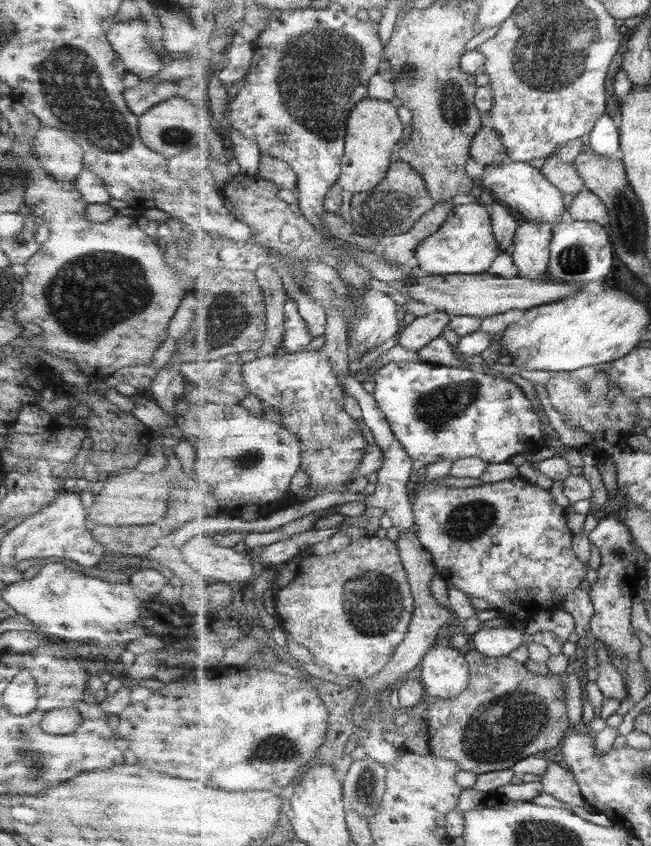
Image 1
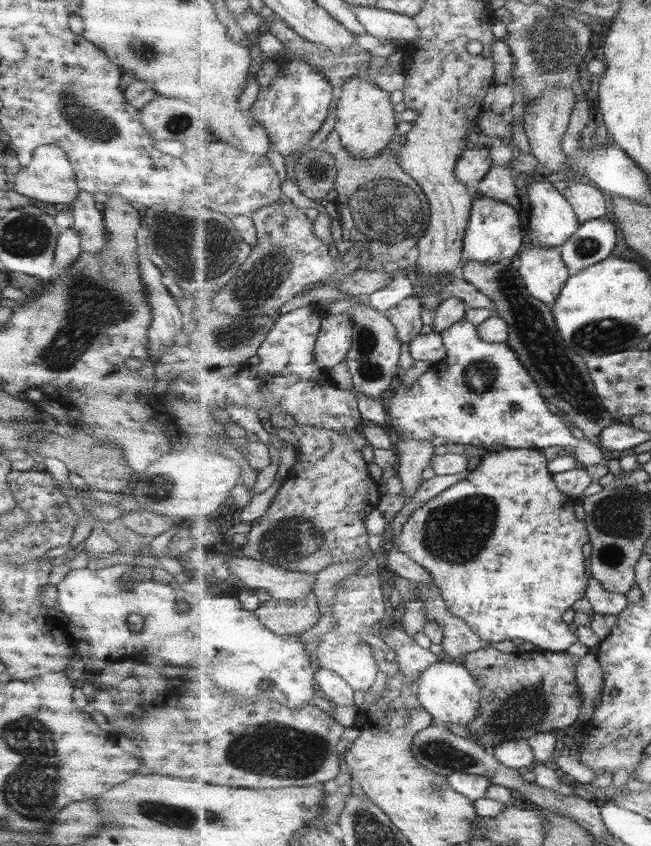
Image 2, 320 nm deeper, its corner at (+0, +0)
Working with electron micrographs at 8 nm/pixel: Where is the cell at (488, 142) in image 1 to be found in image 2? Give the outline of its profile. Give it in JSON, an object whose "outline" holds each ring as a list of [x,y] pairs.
{"outline":[[[467,149],[456,164],[455,176],[470,188],[476,188],[493,166],[489,149]]]}

